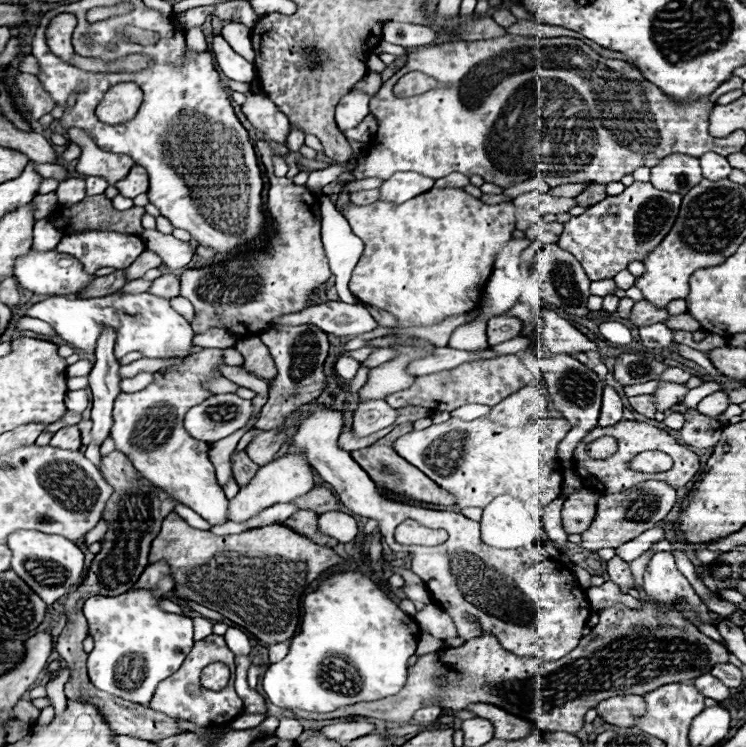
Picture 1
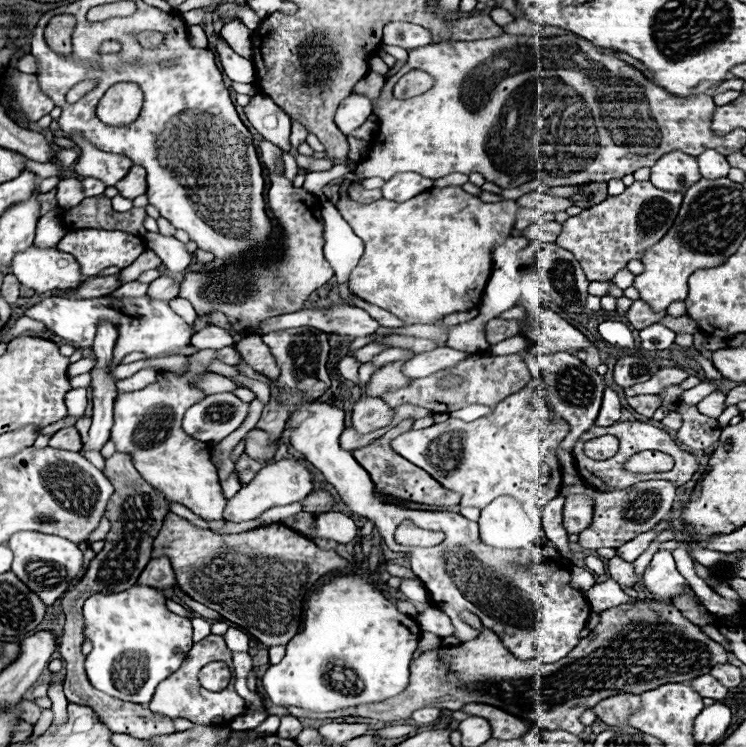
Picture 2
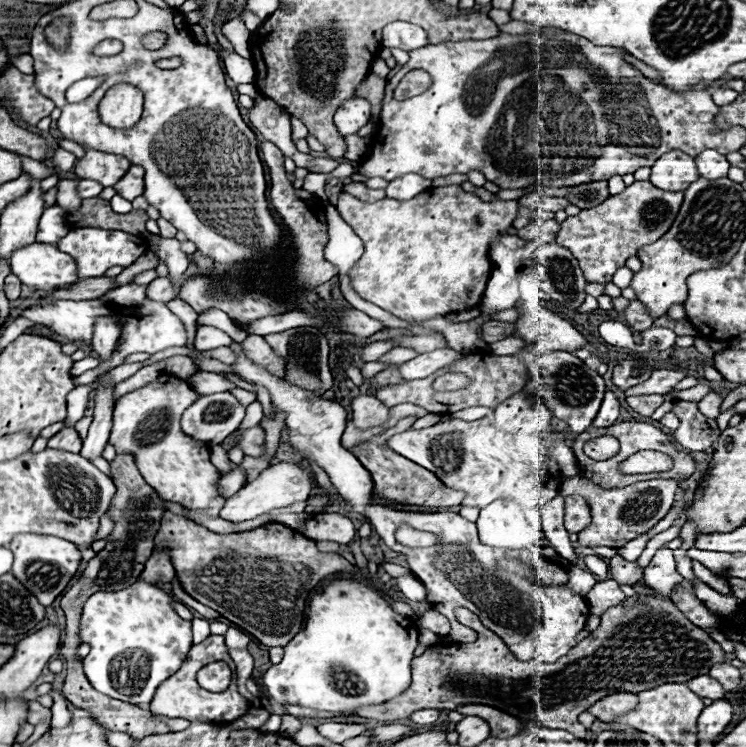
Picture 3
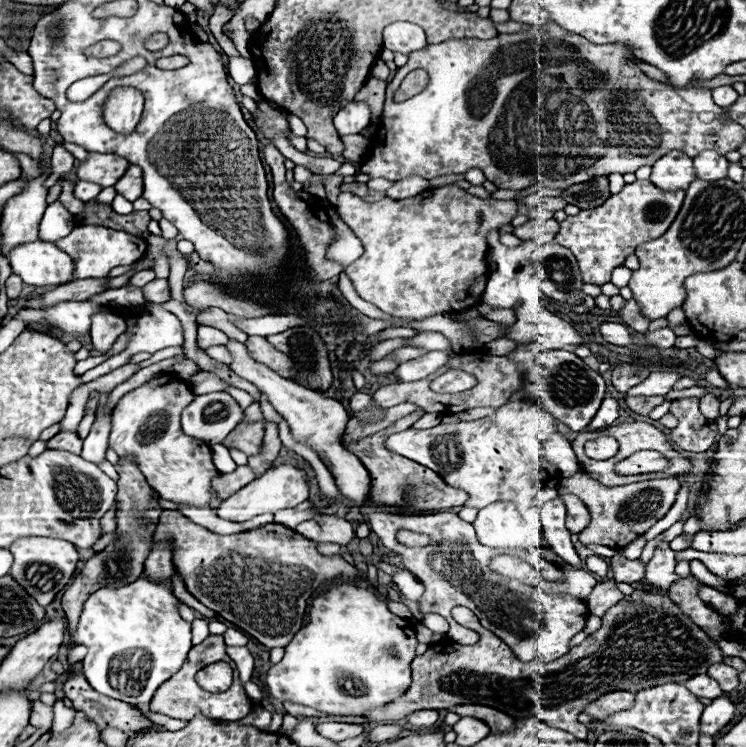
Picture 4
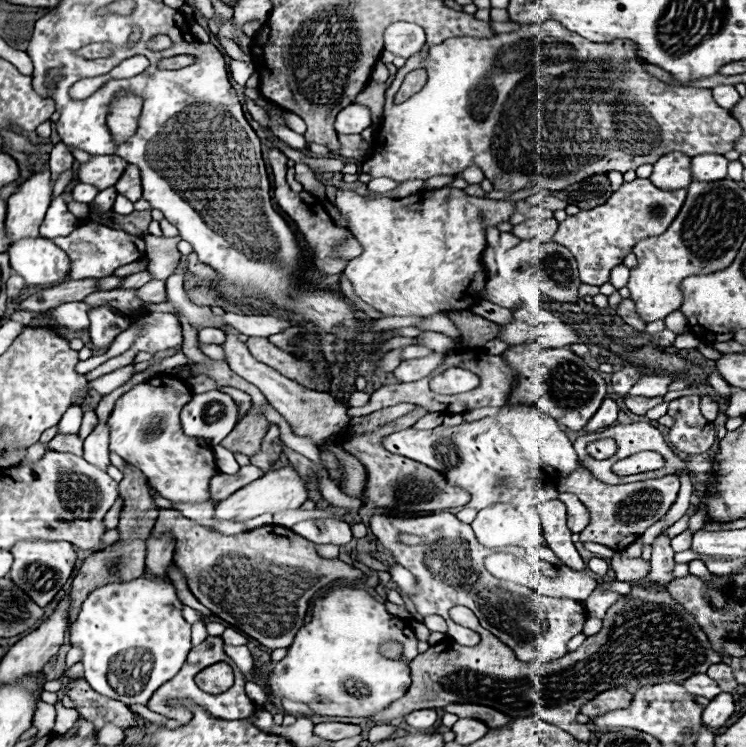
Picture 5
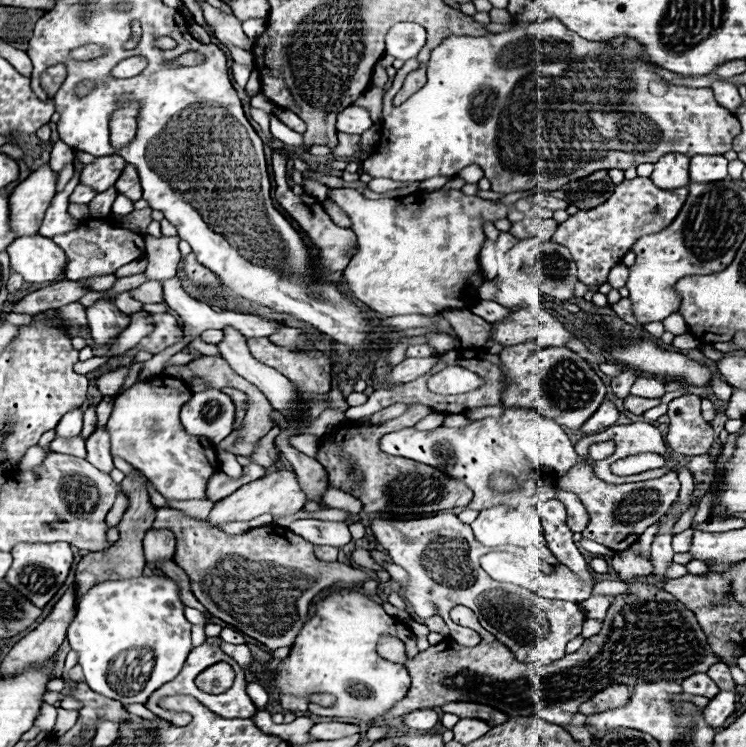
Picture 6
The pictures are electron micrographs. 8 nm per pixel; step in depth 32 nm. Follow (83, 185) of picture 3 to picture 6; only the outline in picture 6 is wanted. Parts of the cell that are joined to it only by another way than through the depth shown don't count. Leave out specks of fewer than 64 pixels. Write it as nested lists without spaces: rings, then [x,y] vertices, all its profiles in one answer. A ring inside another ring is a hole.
[[[78,184],[70,196],[70,204],[88,204],[94,196],[96,192],[92,192],[92,188],[84,188],[82,184]]]

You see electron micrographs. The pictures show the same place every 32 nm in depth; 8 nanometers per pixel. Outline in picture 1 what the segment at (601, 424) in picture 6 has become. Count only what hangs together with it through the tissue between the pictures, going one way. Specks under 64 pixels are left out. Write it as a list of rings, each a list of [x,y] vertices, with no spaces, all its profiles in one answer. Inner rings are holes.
[[[604,386],[604,400],[602,400],[602,410],[598,416],[598,426],[612,426],[622,420],[622,402],[620,396],[616,394],[614,388]]]

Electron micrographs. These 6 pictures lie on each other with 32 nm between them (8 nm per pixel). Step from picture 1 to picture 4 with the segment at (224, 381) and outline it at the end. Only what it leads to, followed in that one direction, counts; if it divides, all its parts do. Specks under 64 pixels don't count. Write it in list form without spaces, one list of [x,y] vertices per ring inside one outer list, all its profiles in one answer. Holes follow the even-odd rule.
[[[198,372],[198,374],[190,376],[188,384],[194,394],[208,394],[208,392],[216,392],[216,390],[220,392],[220,390],[228,388],[228,384],[224,384],[222,380],[218,380],[214,374],[208,374],[208,372]]]

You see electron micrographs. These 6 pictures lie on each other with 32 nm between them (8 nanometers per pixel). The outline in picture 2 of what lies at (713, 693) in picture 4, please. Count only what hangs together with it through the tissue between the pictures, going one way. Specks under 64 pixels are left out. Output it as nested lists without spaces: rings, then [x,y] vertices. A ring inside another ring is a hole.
[[[704,674],[704,676],[698,676],[690,682],[690,686],[702,696],[702,698],[712,698],[712,700],[724,700],[728,690],[716,680],[712,678],[710,674]]]

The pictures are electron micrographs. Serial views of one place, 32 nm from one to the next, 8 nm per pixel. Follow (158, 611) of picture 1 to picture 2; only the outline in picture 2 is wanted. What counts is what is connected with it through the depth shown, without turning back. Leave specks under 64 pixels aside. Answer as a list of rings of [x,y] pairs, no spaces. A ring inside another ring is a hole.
[[[134,584],[132,588],[118,594],[94,594],[84,604],[84,640],[92,642],[92,652],[86,656],[86,674],[92,686],[108,696],[148,704],[154,696],[156,686],[176,672],[192,648],[192,622],[166,608],[164,592]]]

